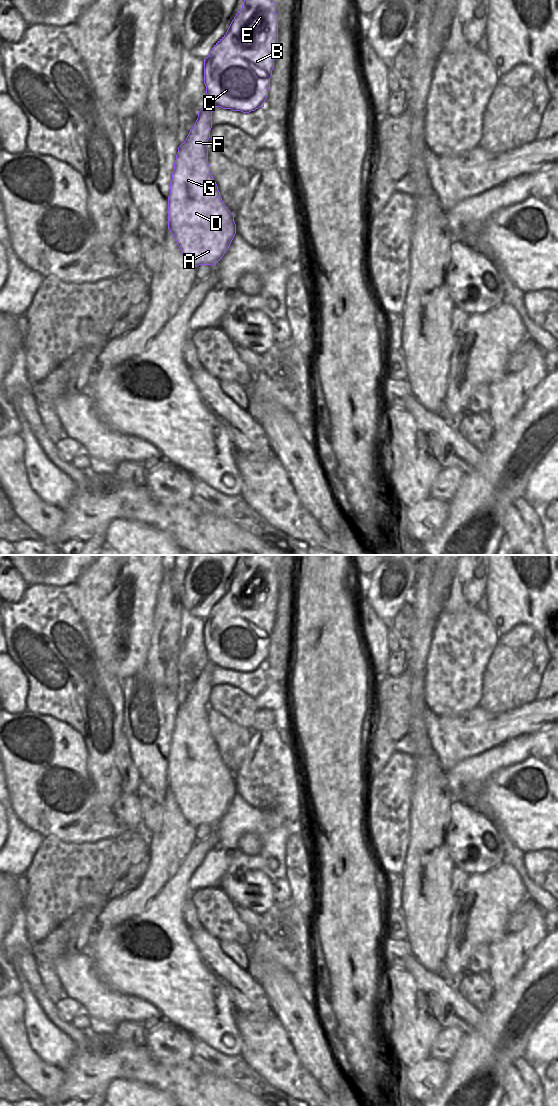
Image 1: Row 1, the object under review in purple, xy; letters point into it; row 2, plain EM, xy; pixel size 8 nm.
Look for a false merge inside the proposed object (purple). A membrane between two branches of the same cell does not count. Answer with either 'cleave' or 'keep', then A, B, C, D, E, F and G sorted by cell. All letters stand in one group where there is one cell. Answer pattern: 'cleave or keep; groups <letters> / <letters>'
keep; groups A B C D E F G

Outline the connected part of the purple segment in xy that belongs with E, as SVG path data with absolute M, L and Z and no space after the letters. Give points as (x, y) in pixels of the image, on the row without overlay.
M246 555L242 568L232 580L226 594L214 605L210 614L204 619L204 644L208 664L198 672L194 686L186 700L178 707L168 756L168 789L174 796L186 821L195 827L199 825L214 827L222 819L236 794L234 775L224 764L208 724L208 700L212 688L212 672L215 667L243 673L264 667L270 648L277 604L278 574L273 556Z

